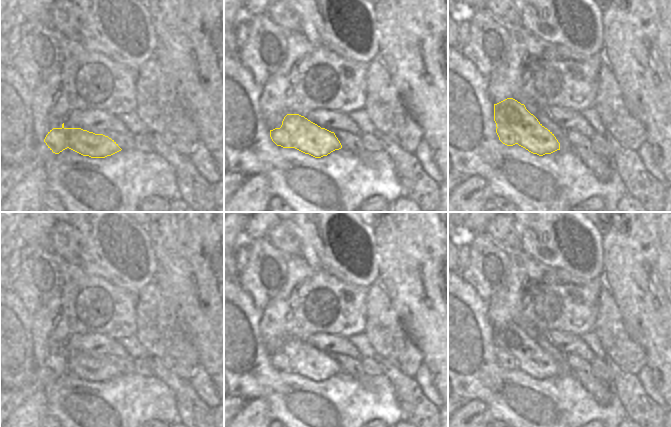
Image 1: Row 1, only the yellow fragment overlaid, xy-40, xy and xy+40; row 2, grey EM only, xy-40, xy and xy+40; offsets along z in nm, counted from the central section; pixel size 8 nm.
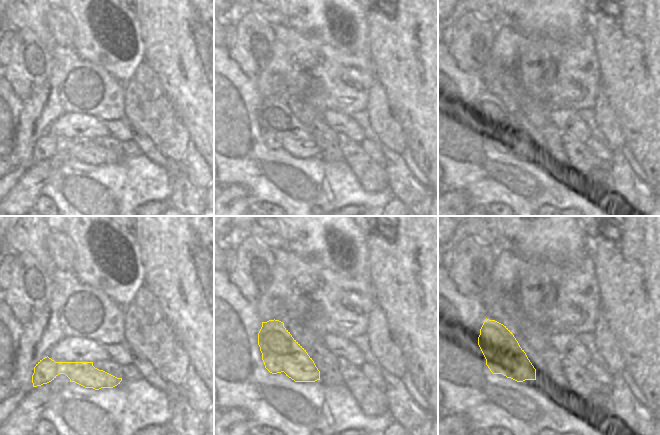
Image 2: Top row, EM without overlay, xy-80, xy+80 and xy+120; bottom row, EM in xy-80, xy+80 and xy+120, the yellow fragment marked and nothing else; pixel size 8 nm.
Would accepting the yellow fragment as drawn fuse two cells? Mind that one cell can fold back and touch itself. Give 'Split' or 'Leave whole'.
Split

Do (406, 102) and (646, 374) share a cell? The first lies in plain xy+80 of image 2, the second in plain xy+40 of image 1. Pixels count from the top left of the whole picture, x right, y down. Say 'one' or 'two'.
two

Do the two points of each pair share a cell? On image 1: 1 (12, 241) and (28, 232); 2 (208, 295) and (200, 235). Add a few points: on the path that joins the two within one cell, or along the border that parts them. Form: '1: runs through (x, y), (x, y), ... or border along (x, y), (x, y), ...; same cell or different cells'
1: border along (20, 222), (18, 237), (22, 244); different cells
2: runs through (208, 280), (208, 264), (199, 255), (199, 250); same cell

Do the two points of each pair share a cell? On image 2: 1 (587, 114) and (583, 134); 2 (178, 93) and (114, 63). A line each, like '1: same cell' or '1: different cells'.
1: different cells
2: different cells

